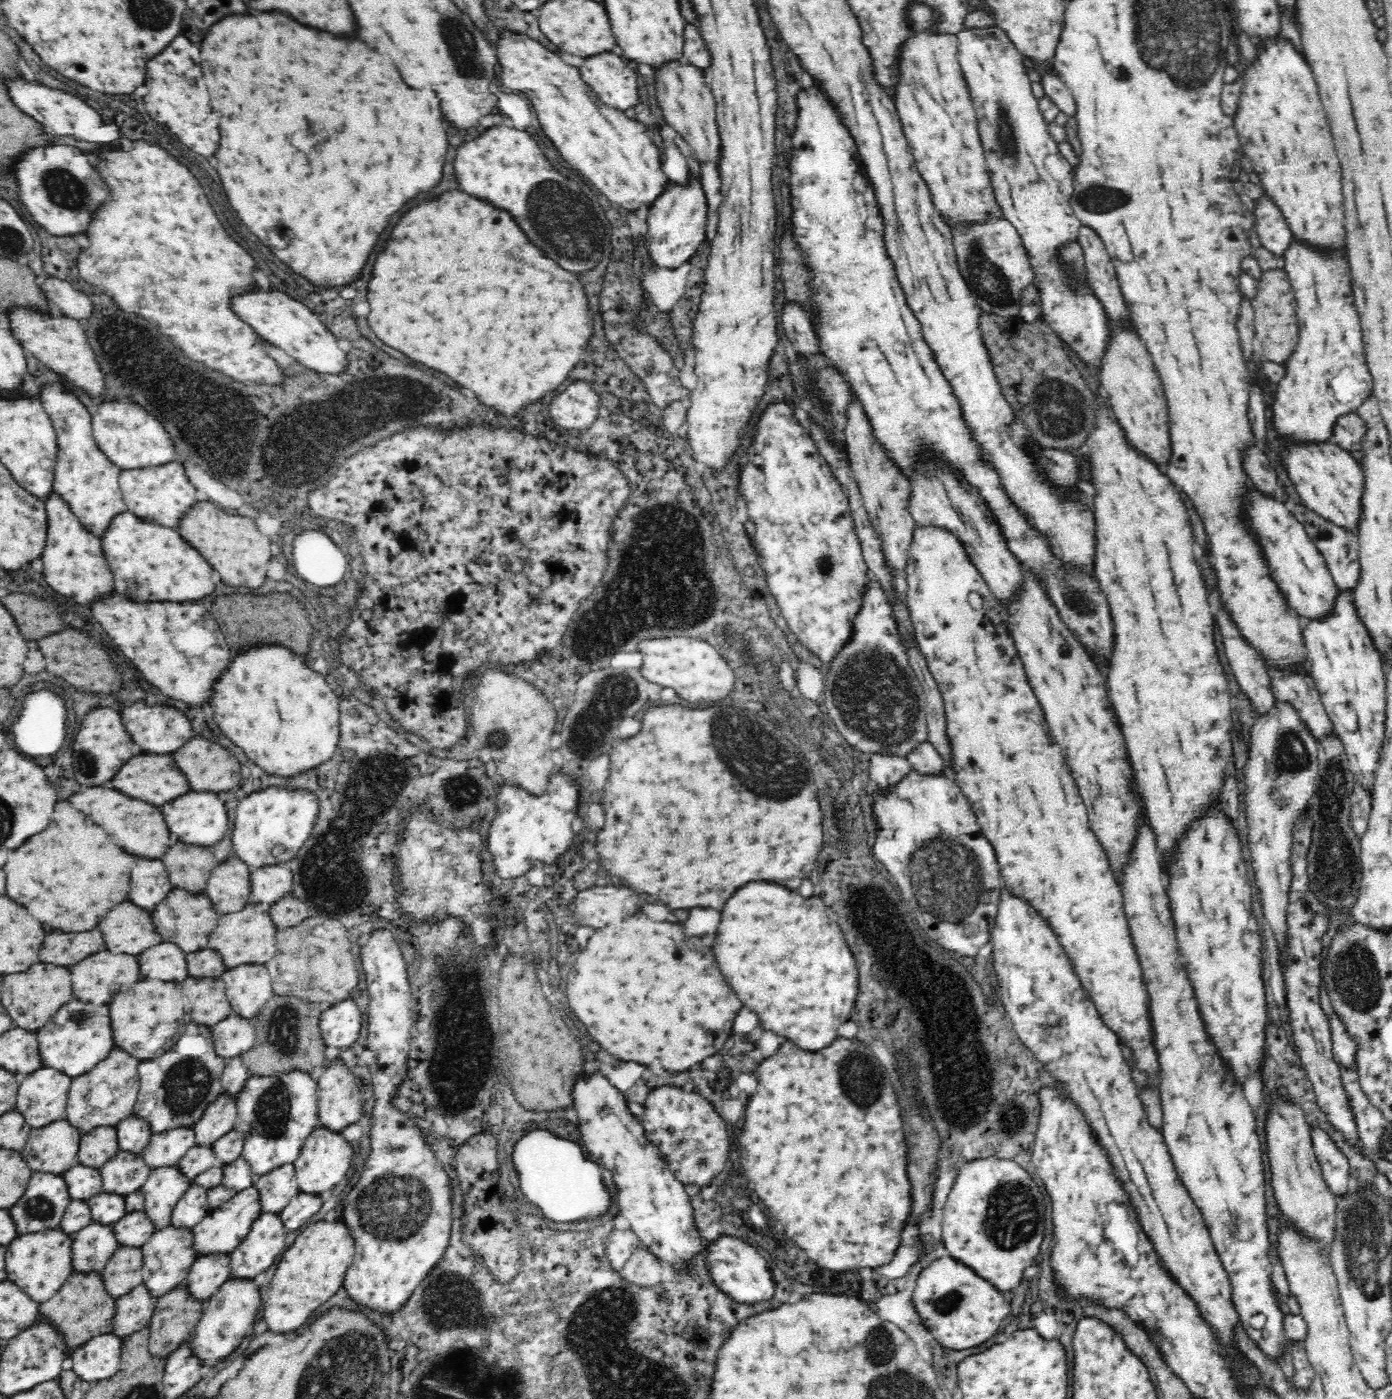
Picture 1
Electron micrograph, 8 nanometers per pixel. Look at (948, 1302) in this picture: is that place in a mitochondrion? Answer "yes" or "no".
yes

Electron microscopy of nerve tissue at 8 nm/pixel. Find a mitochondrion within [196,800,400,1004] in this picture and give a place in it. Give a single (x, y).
(352, 879)

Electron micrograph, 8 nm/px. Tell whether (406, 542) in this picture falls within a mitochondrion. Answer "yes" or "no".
no

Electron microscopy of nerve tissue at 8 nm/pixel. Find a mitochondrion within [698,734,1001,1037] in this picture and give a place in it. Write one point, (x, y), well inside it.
(941, 873)

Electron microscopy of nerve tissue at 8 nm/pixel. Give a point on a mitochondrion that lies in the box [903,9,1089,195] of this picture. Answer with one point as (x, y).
(1004, 136)

